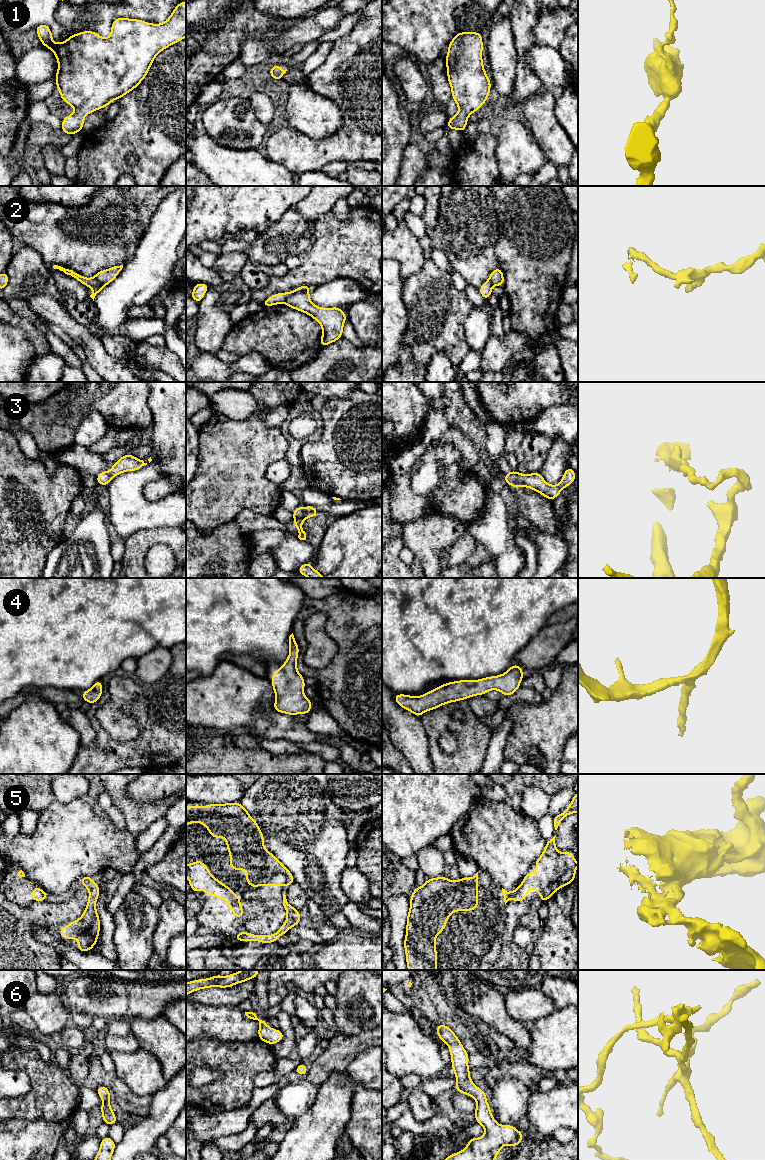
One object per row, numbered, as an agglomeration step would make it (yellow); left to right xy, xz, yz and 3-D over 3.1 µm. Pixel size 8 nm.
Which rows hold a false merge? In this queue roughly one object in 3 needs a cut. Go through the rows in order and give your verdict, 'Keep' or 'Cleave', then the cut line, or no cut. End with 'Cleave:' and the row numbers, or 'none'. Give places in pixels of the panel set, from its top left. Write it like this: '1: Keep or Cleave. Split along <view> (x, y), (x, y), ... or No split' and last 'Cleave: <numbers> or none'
1: Keep. No split
2: Cleave. Split along xz (308, 290), (293, 292), (283, 302)
3: Cleave. Split along xz (303, 508), (308, 516)
4: Keep. No split
5: Keep. No split
6: Keep. No split
Cleave: 2, 3

